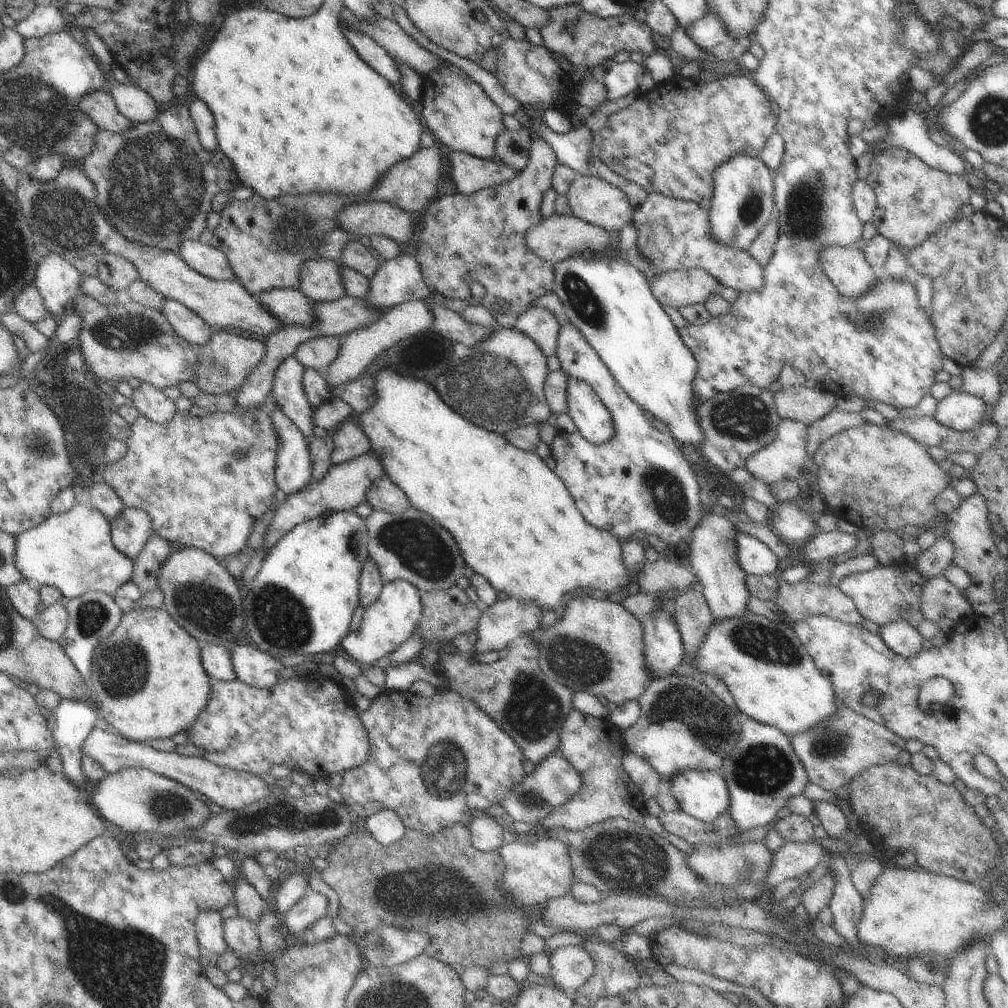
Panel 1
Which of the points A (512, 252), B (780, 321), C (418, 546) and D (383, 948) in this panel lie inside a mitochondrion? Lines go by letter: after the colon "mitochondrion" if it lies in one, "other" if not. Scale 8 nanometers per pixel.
A: other
B: other
C: mitochondrion
D: mitochondrion

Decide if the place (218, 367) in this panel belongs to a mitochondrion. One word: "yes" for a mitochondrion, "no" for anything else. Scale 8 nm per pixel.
yes

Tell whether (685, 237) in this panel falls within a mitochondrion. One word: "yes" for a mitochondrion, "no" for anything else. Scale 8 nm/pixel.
no

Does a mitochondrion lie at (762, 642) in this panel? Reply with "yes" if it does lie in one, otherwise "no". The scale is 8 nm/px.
yes

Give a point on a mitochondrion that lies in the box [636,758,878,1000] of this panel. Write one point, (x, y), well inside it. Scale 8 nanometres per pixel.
(747, 867)

